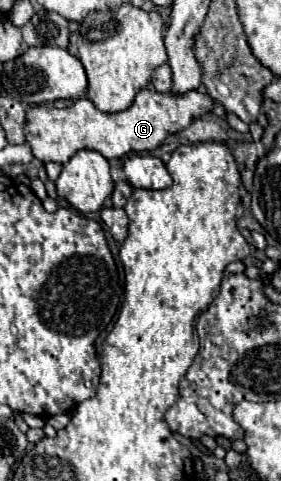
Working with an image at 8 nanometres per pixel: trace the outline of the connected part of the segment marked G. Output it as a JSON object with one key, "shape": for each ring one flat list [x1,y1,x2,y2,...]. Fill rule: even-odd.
{"shape":[[139,90,133,104,117,114,107,114,95,108,95,104,89,98,77,100,71,108,47,108,47,106,35,106,27,112,27,126,25,136,31,144,33,156,47,162,59,162,65,164,71,160,71,156,77,150,97,150,107,160,121,158,129,152,143,152,143,150,155,150,163,144,163,140,169,134,175,134,183,128,187,128,193,120,201,118,203,114,211,112,215,106,215,100,201,92,201,90,189,90,185,94,161,94,155,90]]}

